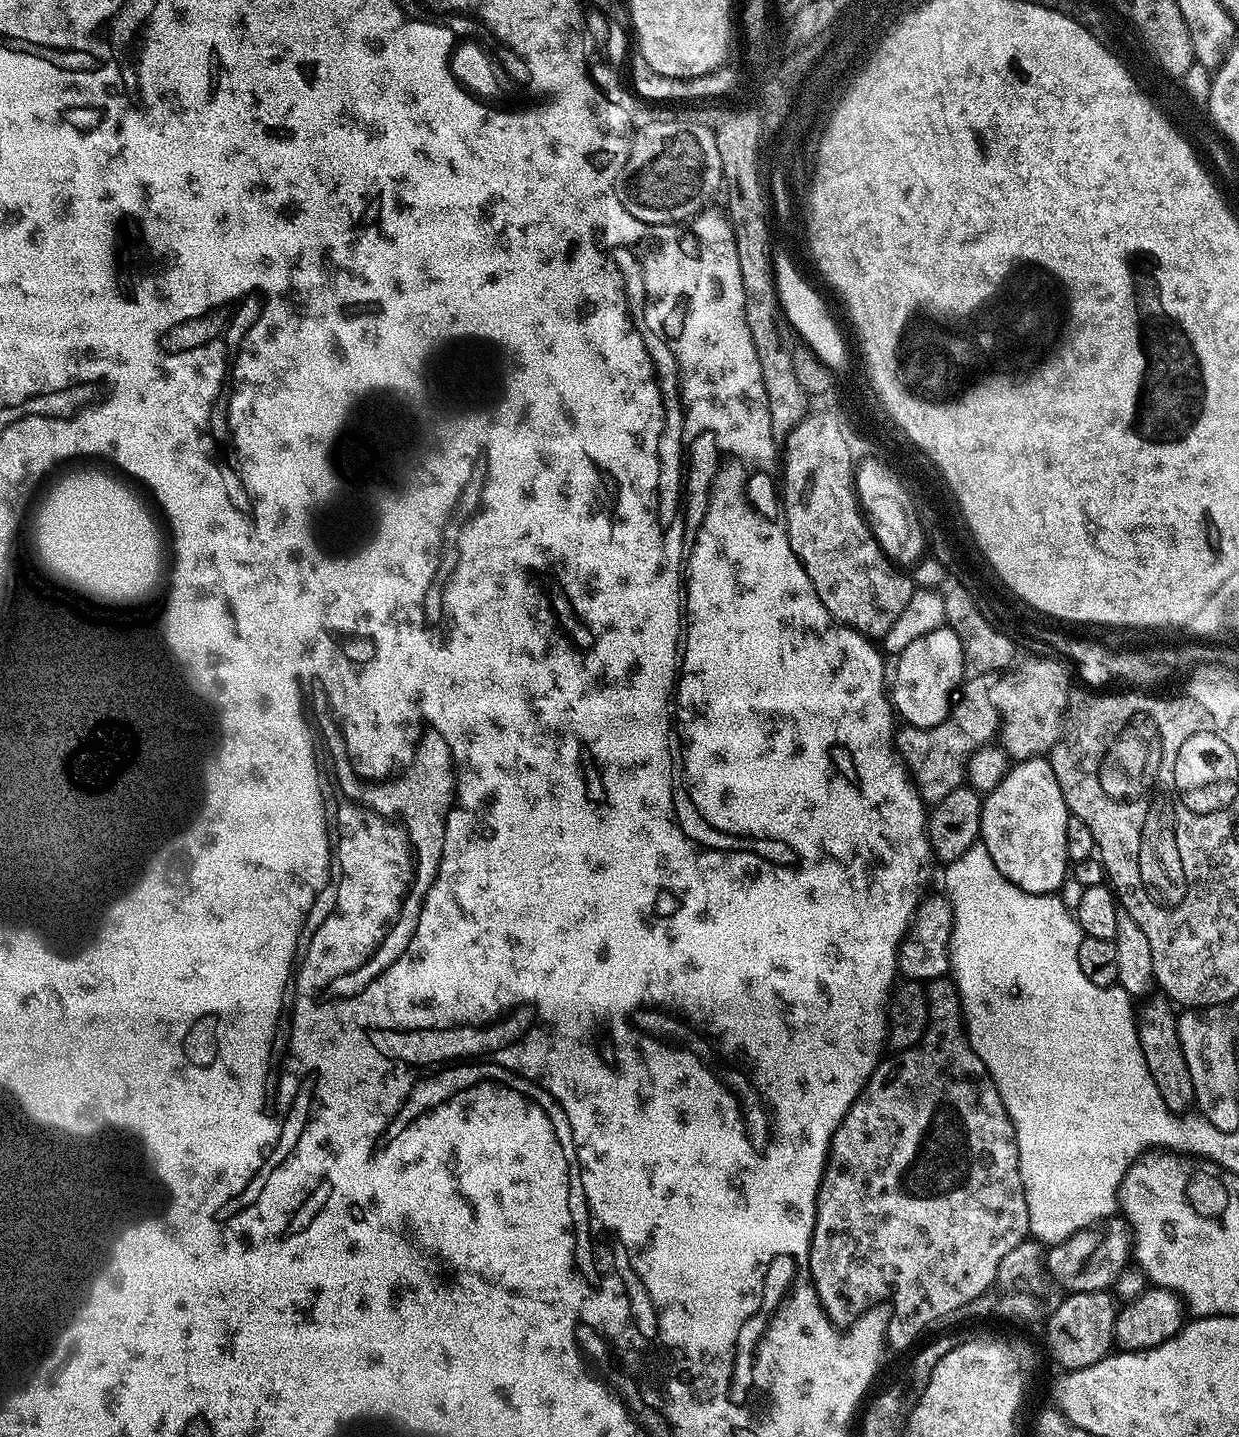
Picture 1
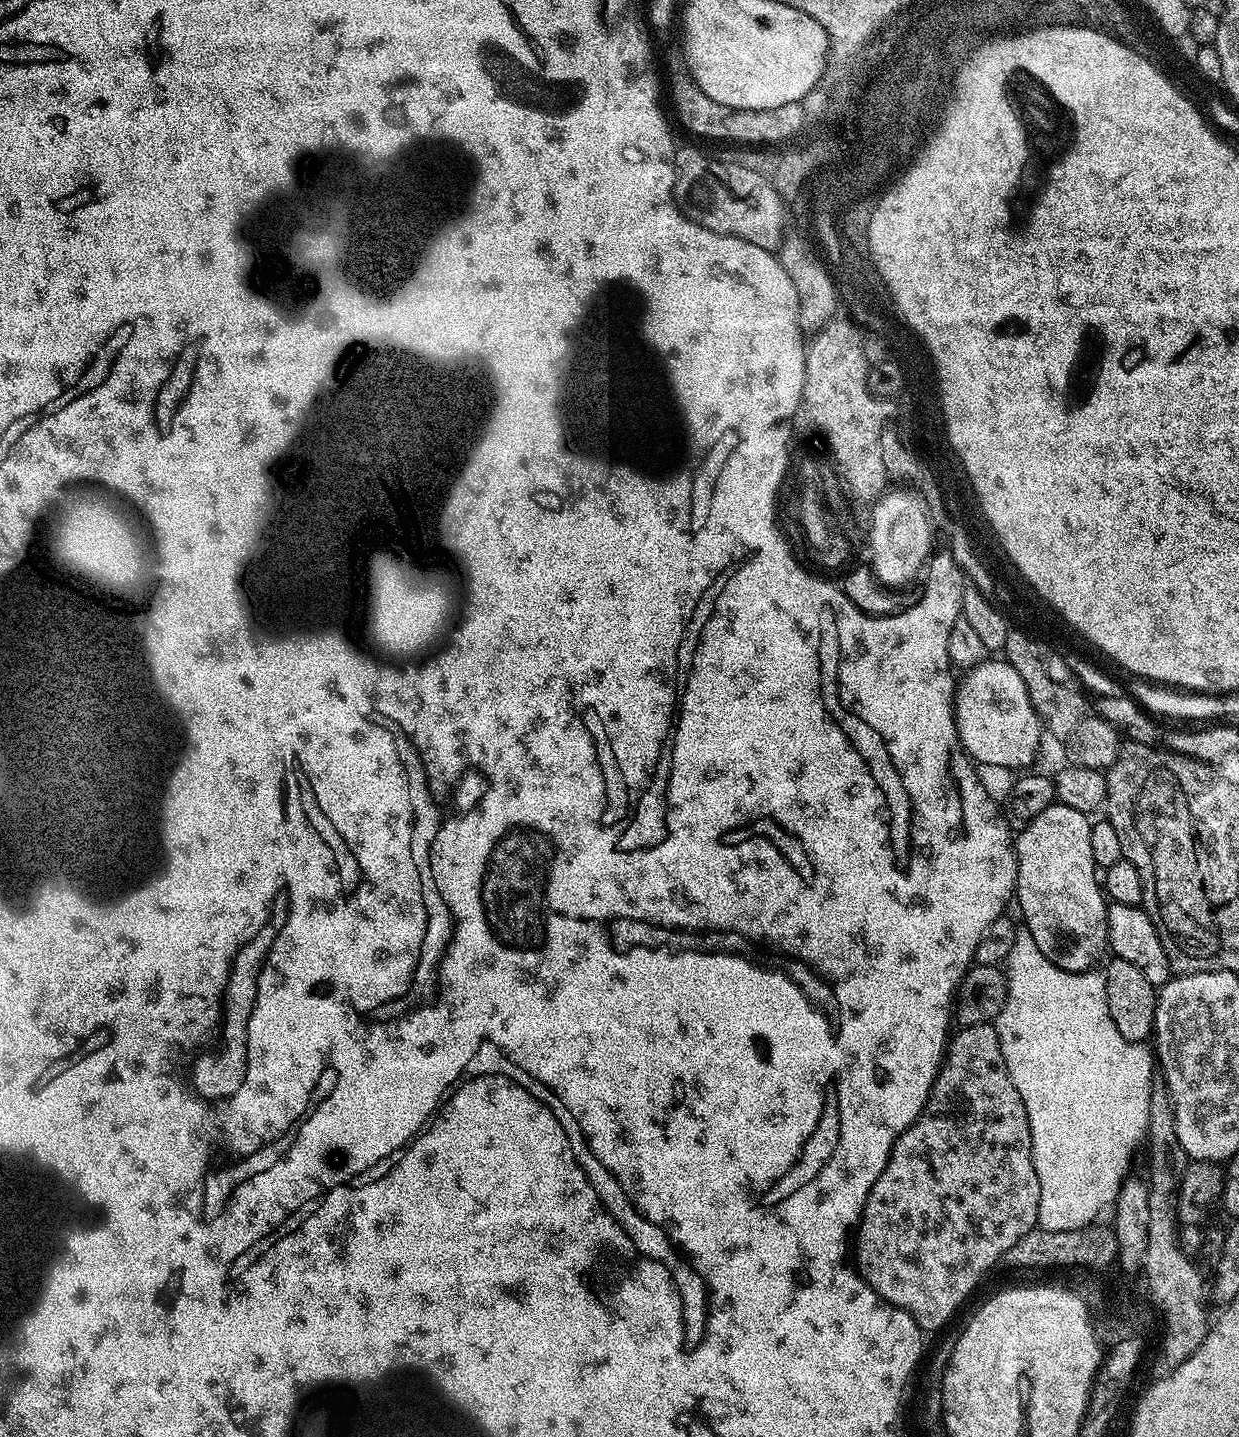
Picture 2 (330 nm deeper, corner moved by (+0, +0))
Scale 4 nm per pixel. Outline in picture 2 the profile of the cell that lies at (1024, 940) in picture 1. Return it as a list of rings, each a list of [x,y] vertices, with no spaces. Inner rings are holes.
[[[1026,930],[1019,931],[1016,935],[1014,950],[1010,950],[1006,961],[1006,975],[1008,978],[1008,1001],[1004,1004],[999,1016],[994,1023],[998,1042],[1002,1046],[1002,1058],[1006,1062],[1006,1070],[1018,1090],[1022,1094],[1022,1102],[1026,1106],[1026,1114],[1030,1118],[1030,1134],[1032,1135],[1032,1157],[1034,1170],[1038,1174],[1040,1187],[1040,1201],[1038,1202],[1039,1227],[1053,1232],[1054,1230],[1074,1230],[1087,1228],[1092,1220],[1103,1208],[1111,1209],[1116,1202],[1116,1195],[1120,1193],[1120,1186],[1129,1175],[1128,1163],[1136,1152],[1136,1147],[1141,1146],[1148,1130],[1150,1118],[1150,1098],[1154,1091],[1152,1085],[1152,1064],[1154,1065],[1154,1052],[1147,1043],[1130,1044],[1122,1034],[1118,1034],[1118,1026],[1114,1026],[1114,1018],[1110,1018],[1110,1006],[1106,998],[1106,978],[1100,970],[1086,972],[1067,972],[1042,954],[1034,942],[1034,938]]]

